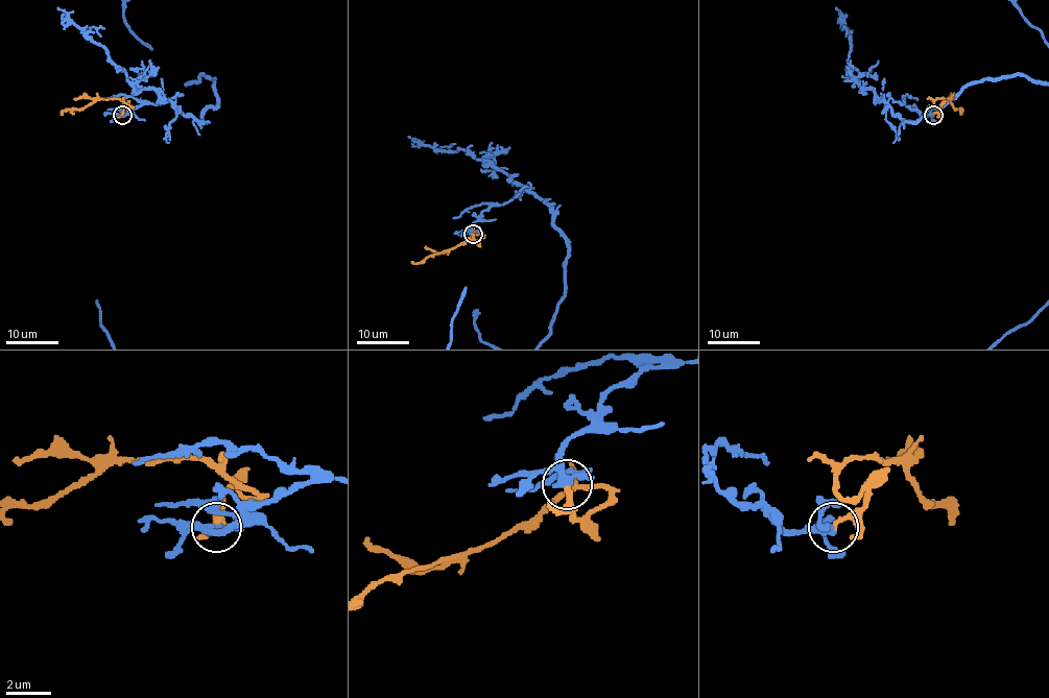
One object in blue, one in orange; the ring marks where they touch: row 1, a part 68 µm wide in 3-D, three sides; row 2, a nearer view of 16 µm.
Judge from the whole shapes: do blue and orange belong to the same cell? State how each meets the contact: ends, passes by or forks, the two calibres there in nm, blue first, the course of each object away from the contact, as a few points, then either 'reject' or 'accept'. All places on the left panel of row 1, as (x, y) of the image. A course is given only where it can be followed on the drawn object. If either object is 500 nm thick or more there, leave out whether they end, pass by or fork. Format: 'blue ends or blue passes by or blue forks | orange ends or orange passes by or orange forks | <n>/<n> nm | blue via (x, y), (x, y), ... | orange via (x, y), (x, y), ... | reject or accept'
blue forks | orange ends | 240/240 nm | blue via (122, 115), (174, 98), (201, 121), (217, 104), (204, 75), (164, 90) | orange via (122, 115), (123, 106), (132, 109), (113, 99), (97, 99), (61, 115) | accept

